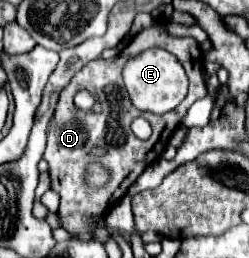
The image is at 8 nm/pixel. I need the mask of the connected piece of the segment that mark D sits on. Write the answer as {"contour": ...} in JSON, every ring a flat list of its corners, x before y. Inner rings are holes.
{"contour":[[149,27,141,33,137,33,133,37,133,41,117,57,89,61,79,73,75,73,71,83,59,95,53,119,51,119,49,129,47,129,47,149,43,153,43,159,49,163,51,189,61,195,59,217,61,217,63,227,69,233,73,233,77,239,87,241,91,227,97,223,97,221,89,221,89,219,95,219,101,213,105,213,107,207,111,207,115,201,119,201,127,193,131,183,135,183,135,179,145,171,145,167,149,167,159,157,159,153,165,151,167,139,179,127,187,109,197,99,203,99,205,95,207,95,207,87,205,87,205,81,203,81,203,53,201,53,199,43,193,41,193,39,169,37,159,27],[149,47,169,47,169,51,181,61,181,65,187,71,189,93,183,99,183,103,177,109,173,109,171,113,155,115,155,117,151,115,153,135,151,135,151,139,141,141,131,131,131,121,135,117,139,117,141,111,137,111,131,105,131,101,125,93,123,79,121,79,121,69,123,69,125,61,129,61,133,55,139,55,141,51,145,51],[81,89,87,89,95,95,95,105,89,111,81,111,73,105,73,97],[97,145,109,149,109,159,103,161,103,165,107,167,107,171,111,175,109,181,107,181,107,195,89,195,89,193,85,193,85,167,89,165,87,153]]}

